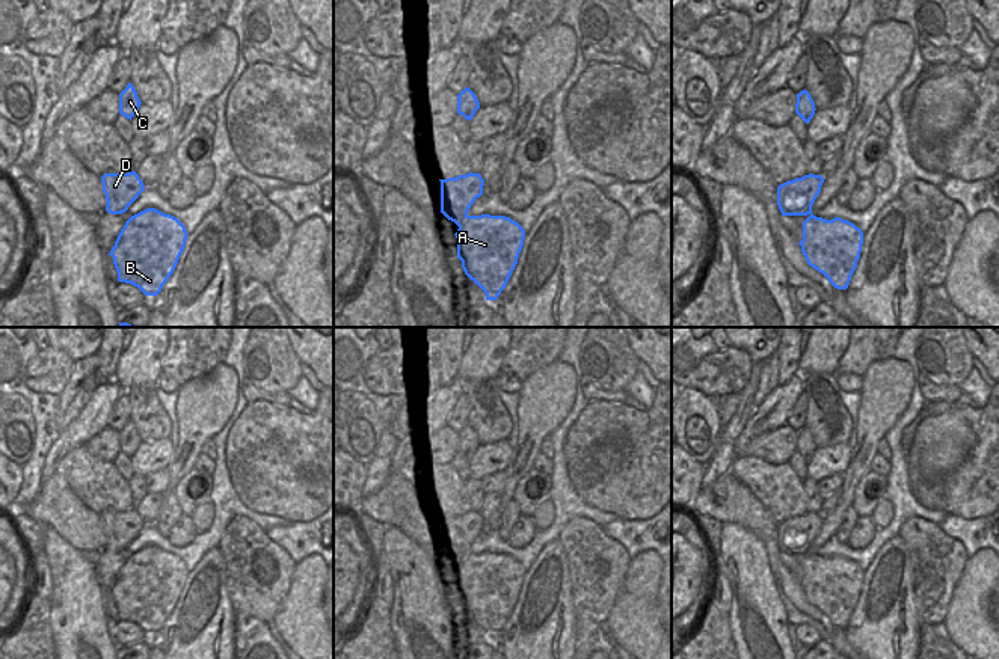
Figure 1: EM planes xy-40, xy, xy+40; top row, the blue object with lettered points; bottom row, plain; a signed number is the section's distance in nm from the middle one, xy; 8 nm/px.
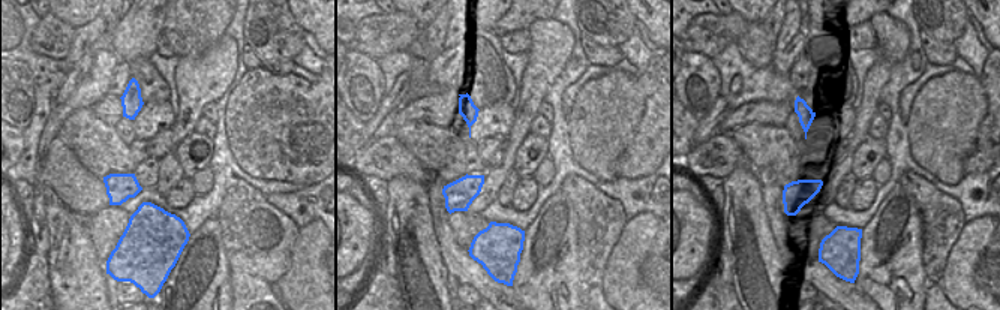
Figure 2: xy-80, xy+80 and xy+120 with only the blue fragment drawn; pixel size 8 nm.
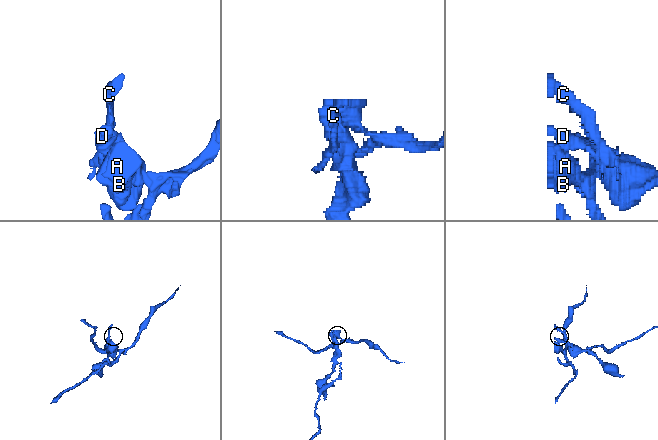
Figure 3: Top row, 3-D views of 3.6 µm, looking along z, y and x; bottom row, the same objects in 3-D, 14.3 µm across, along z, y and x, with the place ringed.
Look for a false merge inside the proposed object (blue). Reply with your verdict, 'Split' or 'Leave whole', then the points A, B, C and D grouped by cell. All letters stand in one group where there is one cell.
Split. Groups: A B / C D.

